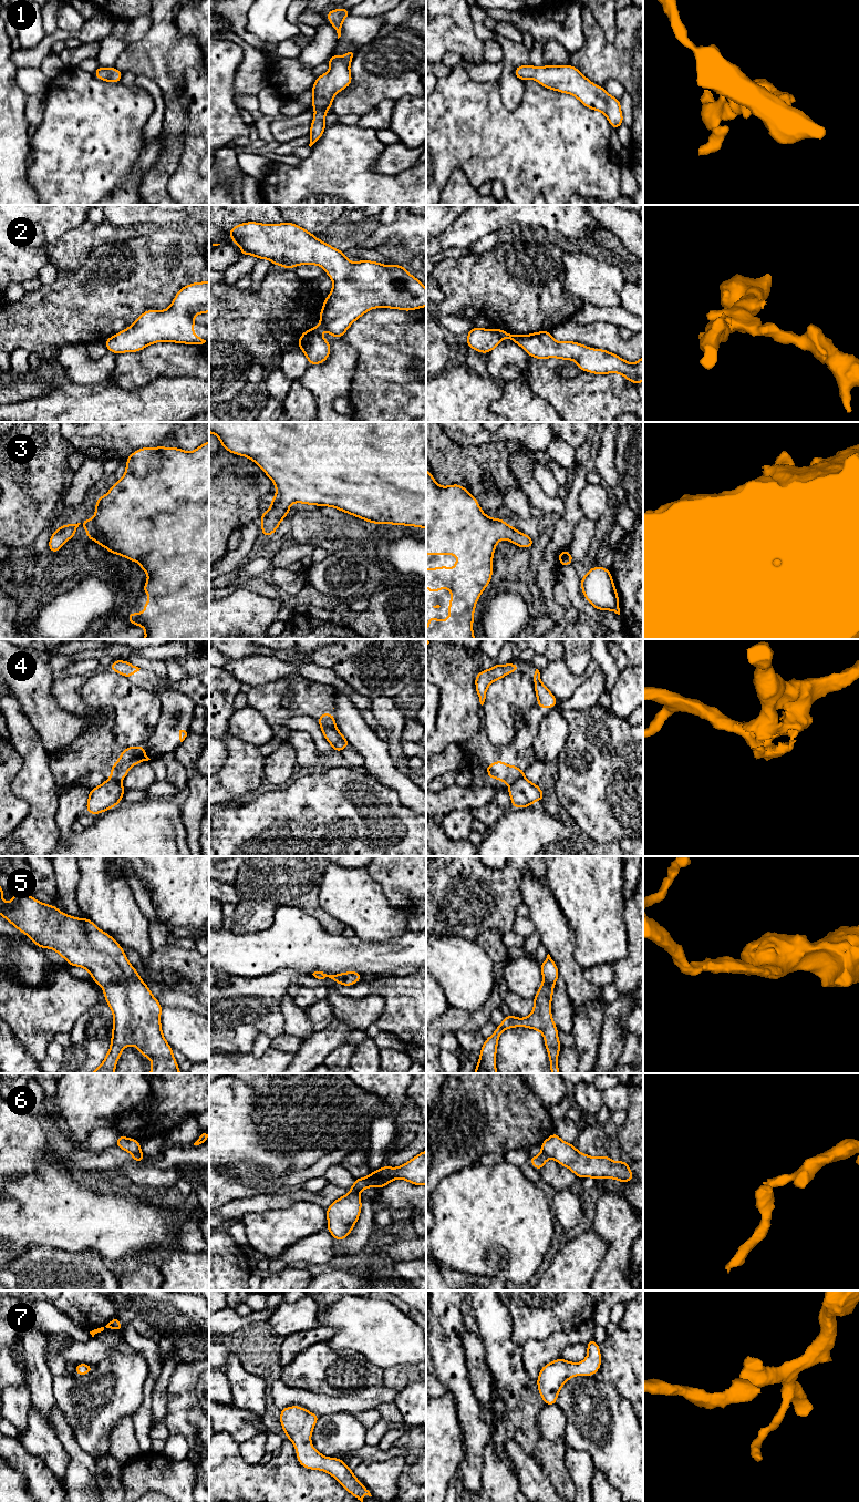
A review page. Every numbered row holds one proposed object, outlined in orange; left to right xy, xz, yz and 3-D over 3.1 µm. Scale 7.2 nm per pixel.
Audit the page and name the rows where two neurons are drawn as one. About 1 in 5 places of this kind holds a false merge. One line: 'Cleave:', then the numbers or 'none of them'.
Cleave: 4, 6

